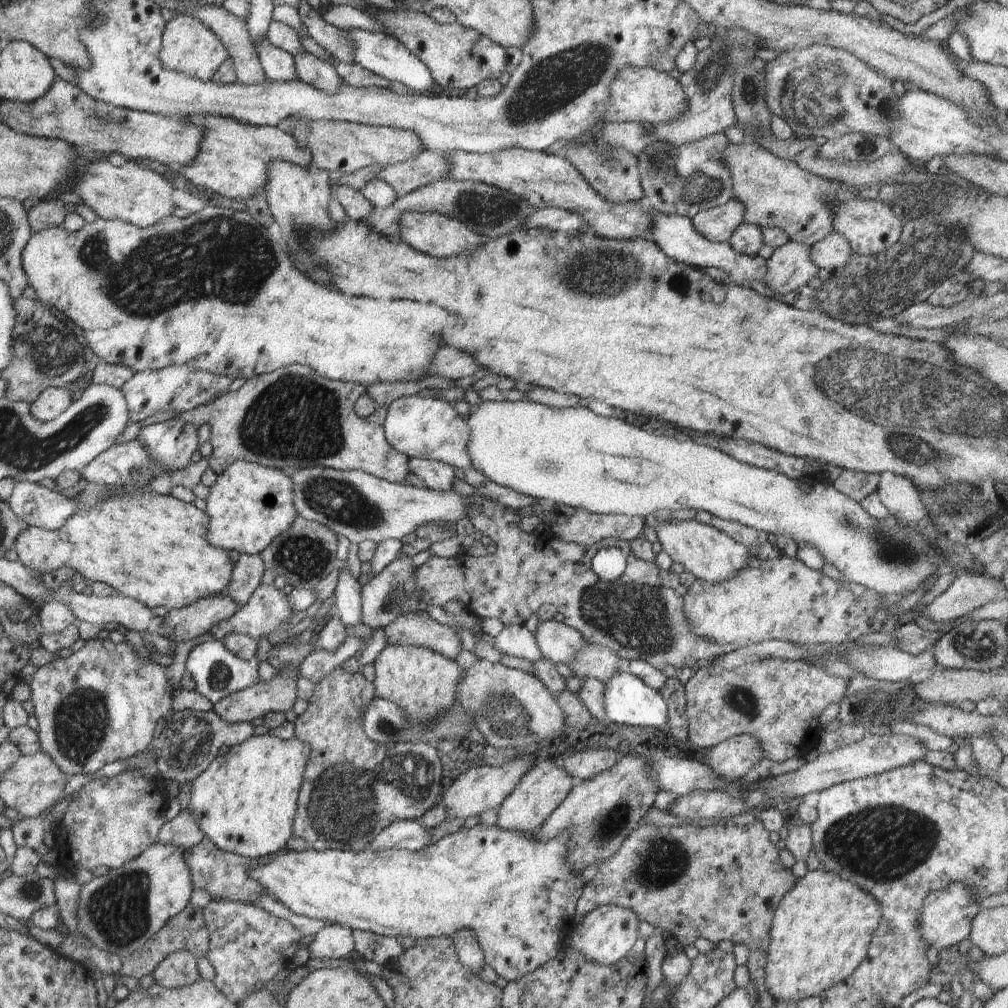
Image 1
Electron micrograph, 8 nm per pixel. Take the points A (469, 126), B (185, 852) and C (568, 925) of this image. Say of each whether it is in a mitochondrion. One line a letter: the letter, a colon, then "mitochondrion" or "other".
A: other
B: other
C: other

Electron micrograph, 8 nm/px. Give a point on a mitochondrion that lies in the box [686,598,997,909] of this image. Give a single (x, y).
(878, 845)

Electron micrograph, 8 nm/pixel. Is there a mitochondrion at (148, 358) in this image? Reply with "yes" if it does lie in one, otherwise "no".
no

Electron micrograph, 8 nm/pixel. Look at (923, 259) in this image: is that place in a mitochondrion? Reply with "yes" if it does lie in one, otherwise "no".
yes

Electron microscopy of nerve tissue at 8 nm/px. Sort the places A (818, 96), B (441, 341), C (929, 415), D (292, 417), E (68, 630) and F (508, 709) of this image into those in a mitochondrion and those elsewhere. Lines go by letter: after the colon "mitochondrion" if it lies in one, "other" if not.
A: mitochondrion
B: other
C: mitochondrion
D: mitochondrion
E: other
F: mitochondrion

